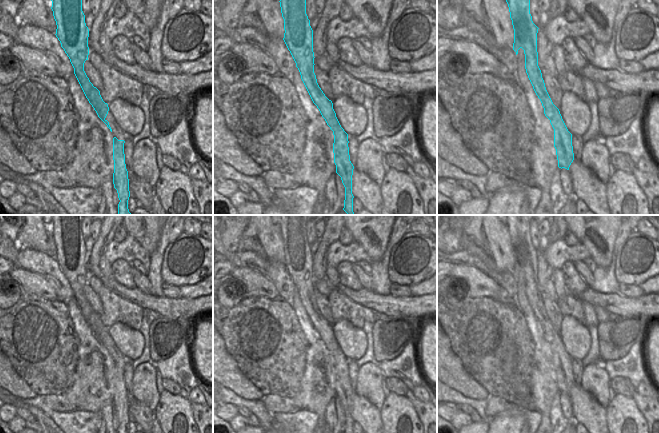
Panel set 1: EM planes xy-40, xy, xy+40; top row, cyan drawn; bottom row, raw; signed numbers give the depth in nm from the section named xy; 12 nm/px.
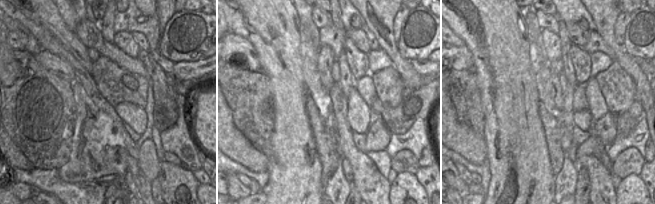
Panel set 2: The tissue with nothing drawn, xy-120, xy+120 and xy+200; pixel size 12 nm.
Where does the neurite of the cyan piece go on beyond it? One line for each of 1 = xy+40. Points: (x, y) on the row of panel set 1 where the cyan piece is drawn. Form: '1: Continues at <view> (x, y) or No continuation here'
1: No continuation here.

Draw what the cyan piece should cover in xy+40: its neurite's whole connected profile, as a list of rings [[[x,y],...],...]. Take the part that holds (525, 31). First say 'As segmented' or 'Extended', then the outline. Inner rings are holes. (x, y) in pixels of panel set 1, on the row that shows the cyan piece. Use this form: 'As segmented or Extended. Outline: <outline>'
As segmented. Outline: [[[506,0],[506,2],[514,29],[513,50],[516,55],[520,48],[524,50],[526,73],[542,103],[544,114],[554,129],[554,147],[558,167],[569,170],[574,160],[572,134],[568,131],[559,109],[553,104],[538,66],[537,33],[539,28],[532,21],[530,0]]]

